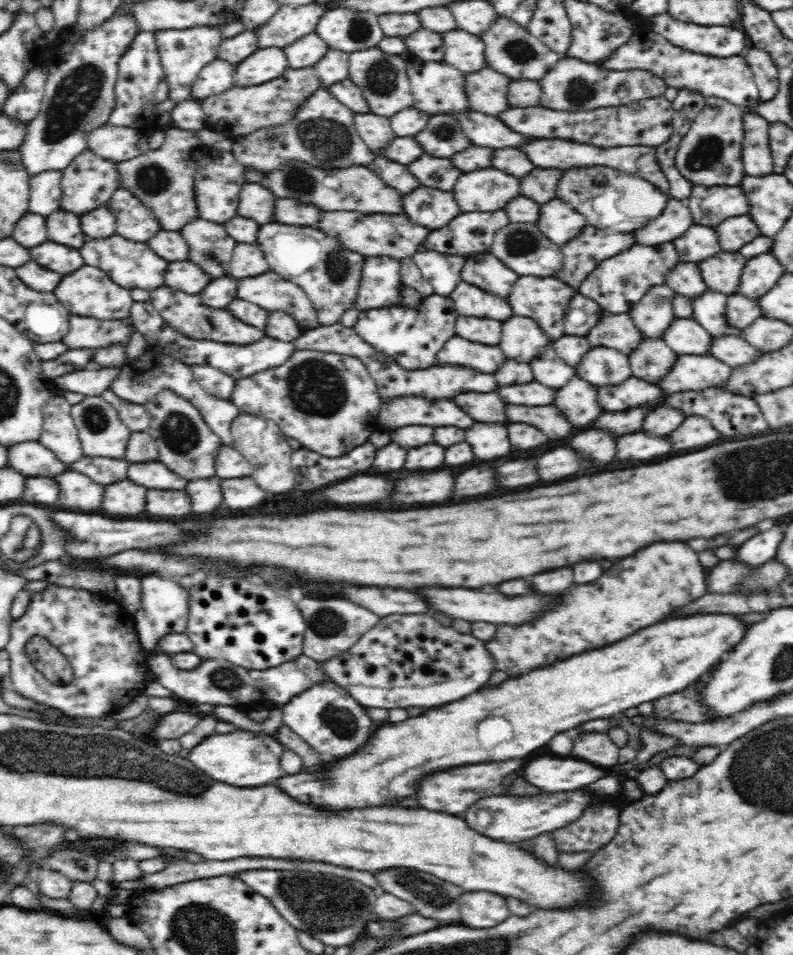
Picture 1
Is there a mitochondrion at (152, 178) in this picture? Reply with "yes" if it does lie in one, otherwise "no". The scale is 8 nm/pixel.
yes

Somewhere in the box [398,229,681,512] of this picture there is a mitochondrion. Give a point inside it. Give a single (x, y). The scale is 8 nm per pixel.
(624, 280)

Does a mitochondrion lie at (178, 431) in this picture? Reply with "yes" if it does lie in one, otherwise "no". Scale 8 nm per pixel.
yes

